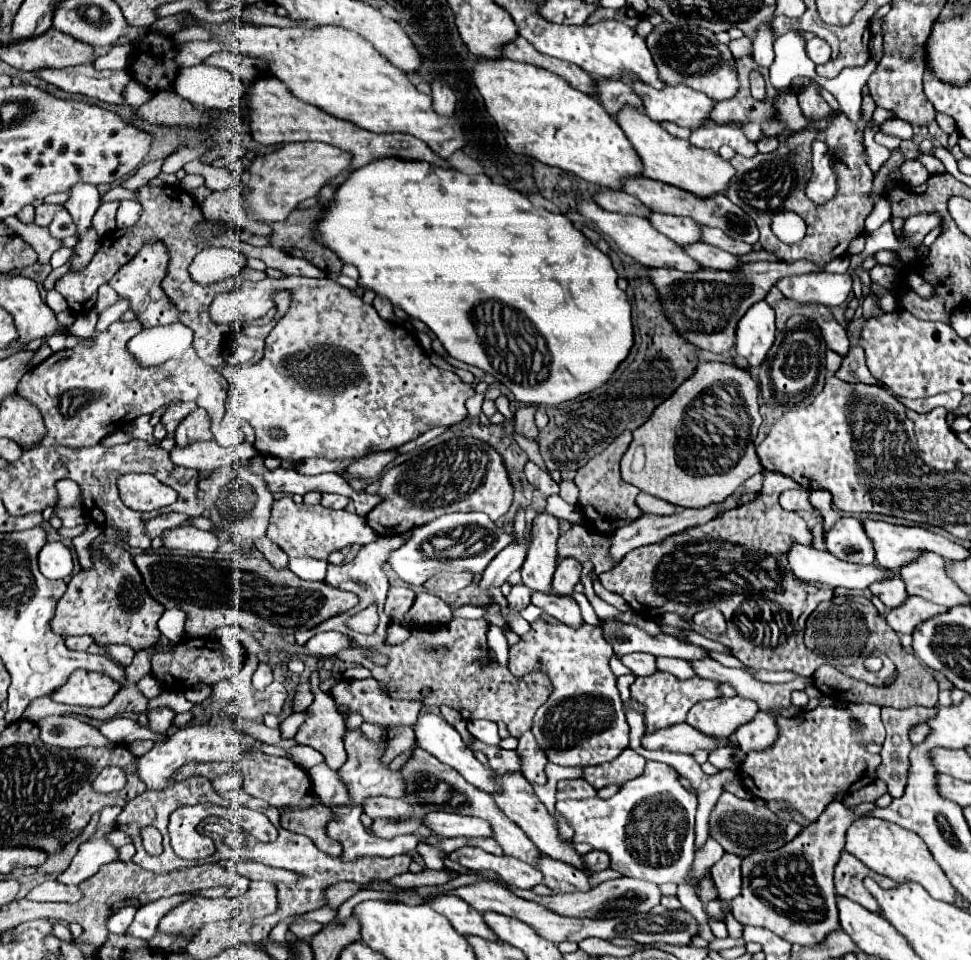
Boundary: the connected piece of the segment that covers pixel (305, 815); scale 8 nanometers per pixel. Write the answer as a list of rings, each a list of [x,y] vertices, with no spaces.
[[[314,804],[310,808],[284,808],[280,810],[280,826],[308,836],[322,852],[338,856],[342,852],[340,842],[326,836],[326,824],[332,820],[332,810],[322,804]]]

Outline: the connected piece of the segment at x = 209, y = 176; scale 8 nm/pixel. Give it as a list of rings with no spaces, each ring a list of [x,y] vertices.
[[[202,162],[187,163],[183,169],[187,174],[200,174],[204,177],[205,185],[212,191],[227,190],[240,182],[240,177],[232,174],[226,168],[207,166]]]

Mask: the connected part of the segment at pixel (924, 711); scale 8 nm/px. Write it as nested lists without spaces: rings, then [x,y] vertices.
[[[912,706],[906,710],[882,708],[886,740],[880,752],[882,766],[878,768],[878,778],[888,784],[888,794],[892,798],[902,798],[902,792],[906,788],[906,768],[910,766],[908,754],[912,748],[908,740],[908,730],[914,724],[926,722],[930,716],[934,716],[934,708],[922,706]]]

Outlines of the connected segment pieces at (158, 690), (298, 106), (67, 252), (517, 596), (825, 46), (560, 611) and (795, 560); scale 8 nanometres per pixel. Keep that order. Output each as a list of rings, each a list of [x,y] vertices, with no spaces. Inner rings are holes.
[[[144,676],[140,682],[138,682],[138,688],[142,690],[142,694],[146,696],[146,698],[156,698],[156,696],[160,696],[162,692],[164,692],[164,686],[154,678],[154,676]]]
[[[264,76],[252,82],[250,92],[246,92],[246,98],[250,100],[250,122],[252,122],[252,138],[260,144],[288,144],[288,142],[324,142],[330,146],[336,146],[348,154],[352,154],[352,164],[348,172],[342,172],[336,176],[336,180],[330,180],[328,186],[322,186],[318,198],[332,202],[336,188],[348,178],[350,172],[370,164],[378,158],[400,158],[400,160],[424,160],[428,164],[440,166],[440,168],[452,168],[448,160],[442,160],[440,156],[434,156],[434,152],[418,138],[406,136],[406,134],[376,134],[366,132],[358,128],[356,124],[350,124],[346,120],[338,120],[320,108],[306,104],[290,94],[290,90],[274,76]]]
[[[61,248],[61,250],[57,250],[54,252],[51,258],[51,266],[53,269],[59,268],[70,259],[70,257],[74,254],[73,248]]]
[[[524,584],[512,586],[512,590],[508,594],[508,604],[514,612],[520,612],[522,608],[526,608],[530,604],[530,590]]]
[[[812,38],[810,42],[808,42],[808,46],[806,46],[806,50],[808,50],[808,56],[810,56],[810,60],[814,62],[814,64],[824,64],[824,62],[828,62],[830,60],[830,44],[826,42],[826,40],[822,40],[822,38]]]
[[[532,592],[532,604],[542,608],[546,614],[558,618],[560,622],[578,628],[582,624],[582,616],[580,616],[580,608],[574,600],[570,600],[570,596],[558,596],[558,594],[540,594],[540,592]]]
[[[794,544],[790,548],[788,562],[790,562],[790,568],[792,568],[792,572],[794,572],[796,578],[800,578],[804,582],[830,584],[834,588],[838,588],[838,586],[842,586],[842,588],[870,588],[870,584],[874,584],[874,582],[882,582],[882,580],[900,576],[898,570],[886,570],[886,568],[882,568],[876,562],[868,564],[868,566],[864,566],[864,564],[852,564],[852,562],[838,560],[830,552],[820,552],[816,548],[812,548],[812,546],[802,546],[802,544]]]

